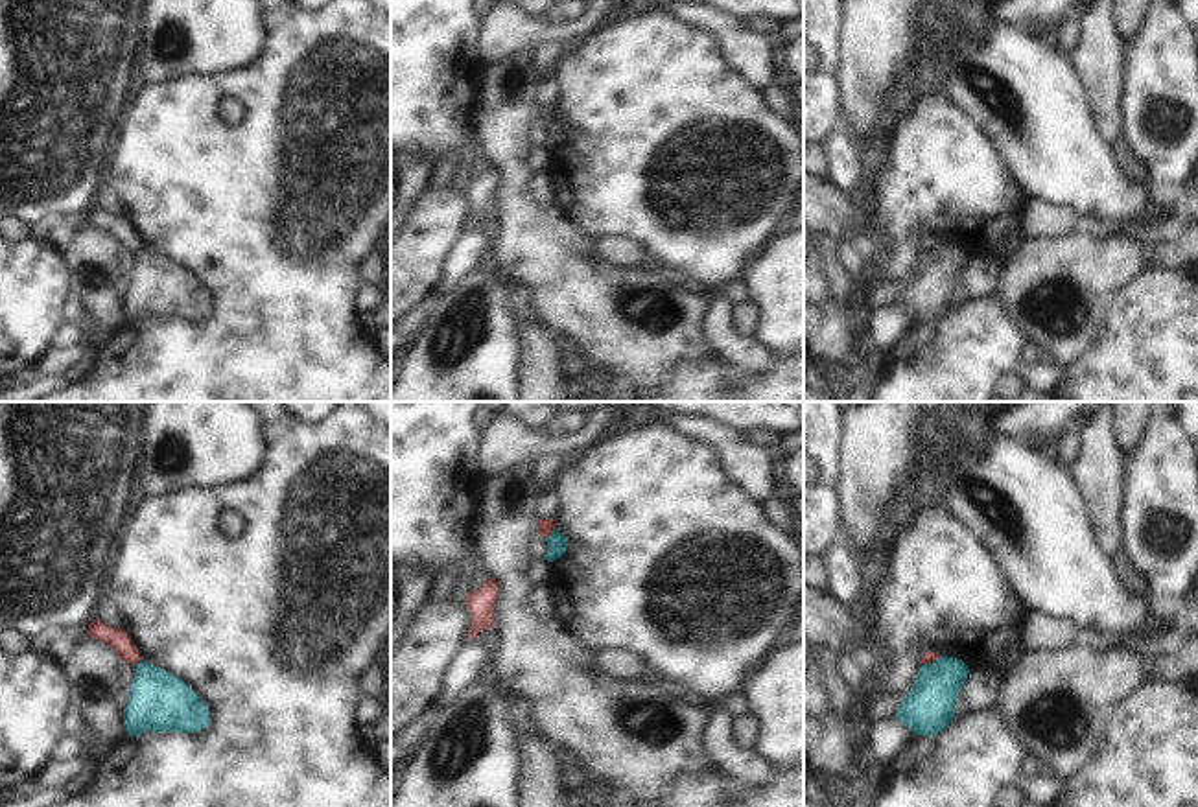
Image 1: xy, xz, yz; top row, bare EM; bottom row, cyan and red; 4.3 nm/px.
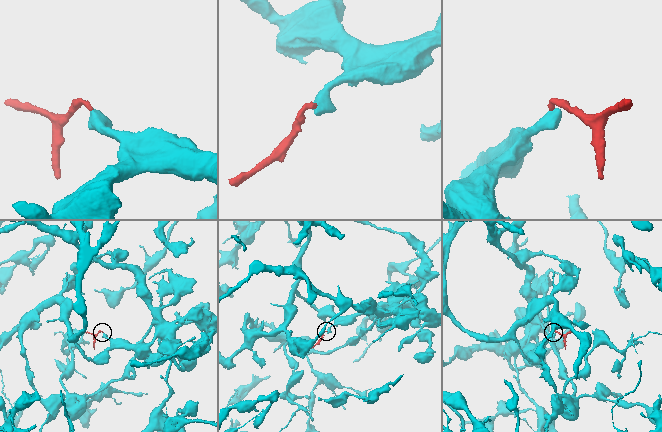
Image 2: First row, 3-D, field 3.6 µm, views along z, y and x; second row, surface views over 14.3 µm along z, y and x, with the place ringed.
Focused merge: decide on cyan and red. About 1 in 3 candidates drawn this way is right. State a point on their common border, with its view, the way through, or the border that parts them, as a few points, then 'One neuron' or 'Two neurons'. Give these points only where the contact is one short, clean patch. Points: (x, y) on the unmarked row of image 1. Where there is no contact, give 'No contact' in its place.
Touches cyan at xz (552, 120). Boundary: xz (555, 115), (546, 126). Two neurons

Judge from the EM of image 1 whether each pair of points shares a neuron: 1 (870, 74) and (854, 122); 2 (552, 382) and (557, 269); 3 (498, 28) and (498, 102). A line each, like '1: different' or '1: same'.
1: same
2: different
3: different

